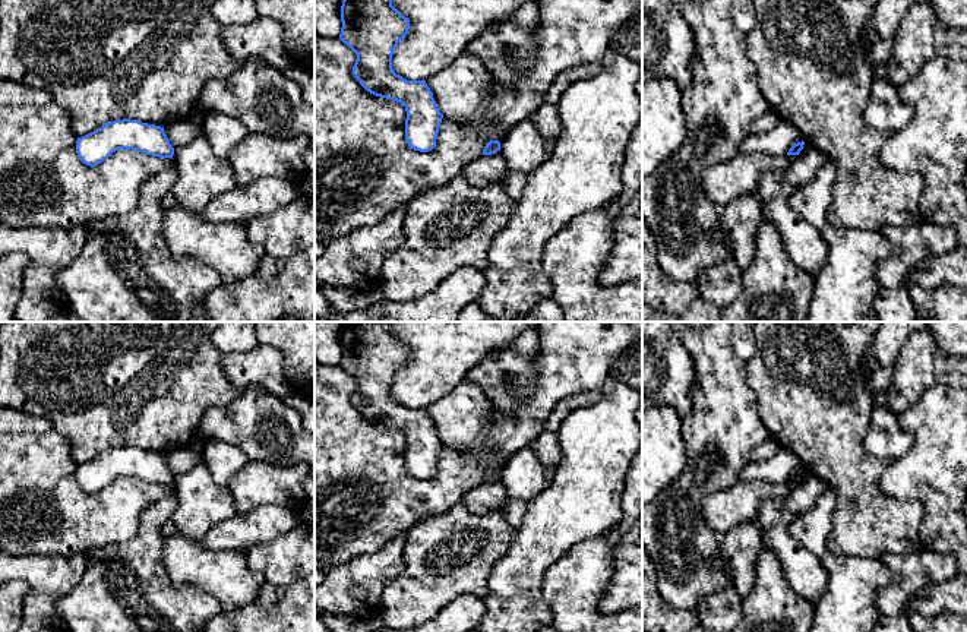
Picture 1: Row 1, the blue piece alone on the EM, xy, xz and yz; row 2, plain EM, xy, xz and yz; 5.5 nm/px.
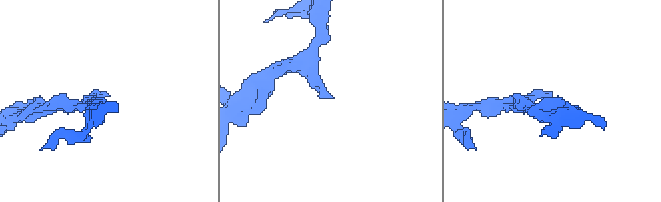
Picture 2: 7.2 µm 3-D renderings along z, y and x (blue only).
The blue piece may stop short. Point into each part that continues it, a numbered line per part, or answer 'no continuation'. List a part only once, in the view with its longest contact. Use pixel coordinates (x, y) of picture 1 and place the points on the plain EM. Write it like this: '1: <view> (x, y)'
no continuation

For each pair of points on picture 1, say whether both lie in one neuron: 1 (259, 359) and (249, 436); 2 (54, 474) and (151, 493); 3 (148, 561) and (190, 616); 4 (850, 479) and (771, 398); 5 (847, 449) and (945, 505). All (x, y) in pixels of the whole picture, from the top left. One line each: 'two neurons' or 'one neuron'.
1: two neurons
2: one neuron
3: one neuron
4: one neuron
5: two neurons

